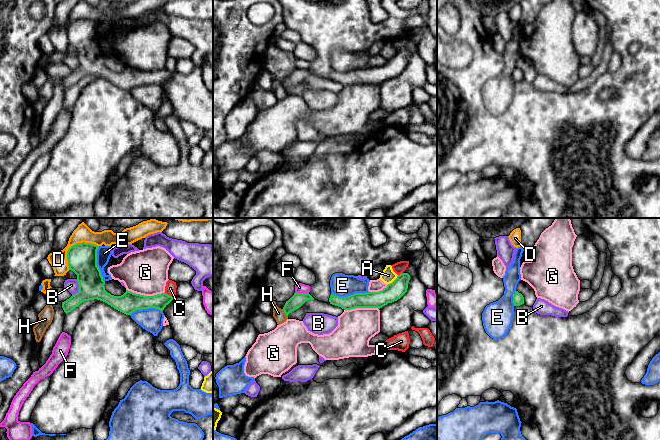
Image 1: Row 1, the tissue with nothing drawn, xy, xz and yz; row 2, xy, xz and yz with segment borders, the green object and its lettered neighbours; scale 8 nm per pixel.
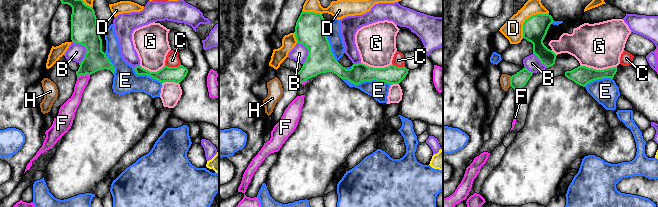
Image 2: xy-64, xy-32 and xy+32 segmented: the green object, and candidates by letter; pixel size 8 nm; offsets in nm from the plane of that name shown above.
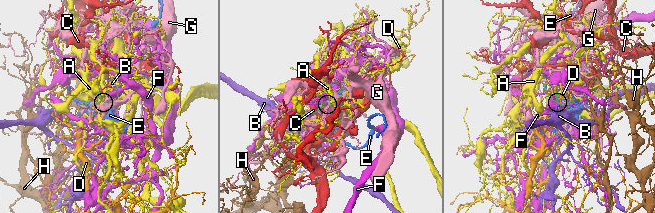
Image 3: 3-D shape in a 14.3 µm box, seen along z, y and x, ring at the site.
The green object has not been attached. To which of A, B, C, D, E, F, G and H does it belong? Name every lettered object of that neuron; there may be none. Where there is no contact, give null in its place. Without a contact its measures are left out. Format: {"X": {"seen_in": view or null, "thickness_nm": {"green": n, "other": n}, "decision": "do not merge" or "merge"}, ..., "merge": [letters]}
{"A": {"seen_in": "xz", "thickness_nm": {"green": 140, "other": 110}, "decision": "do not merge"}, "B": {"seen_in": "xy", "thickness_nm": {"green": 240, "other": 100}, "decision": "do not merge"}, "C": {"seen_in": "xy", "thickness_nm": {"green": 130, "other": 90}, "decision": "do not merge"}, "D": {"seen_in": "xy", "thickness_nm": {"green": 240, "other": 140}, "decision": "do not merge"}, "E": {"seen_in": "xz", "thickness_nm": {"green": 130, "other": 180}, "decision": "merge"}, "F": {"seen_in": "xz", "thickness_nm": {"green": 110, "other": 80}, "decision": "do not merge"}, "G": {"seen_in": "xy", "thickness_nm": {"green": 160, "other": 360}, "decision": "do not merge"}, "H": {"seen_in": "xz", "thickness_nm": {"green": 110, "other": 90}, "decision": "do not merge"}, "merge": ["E"]}

